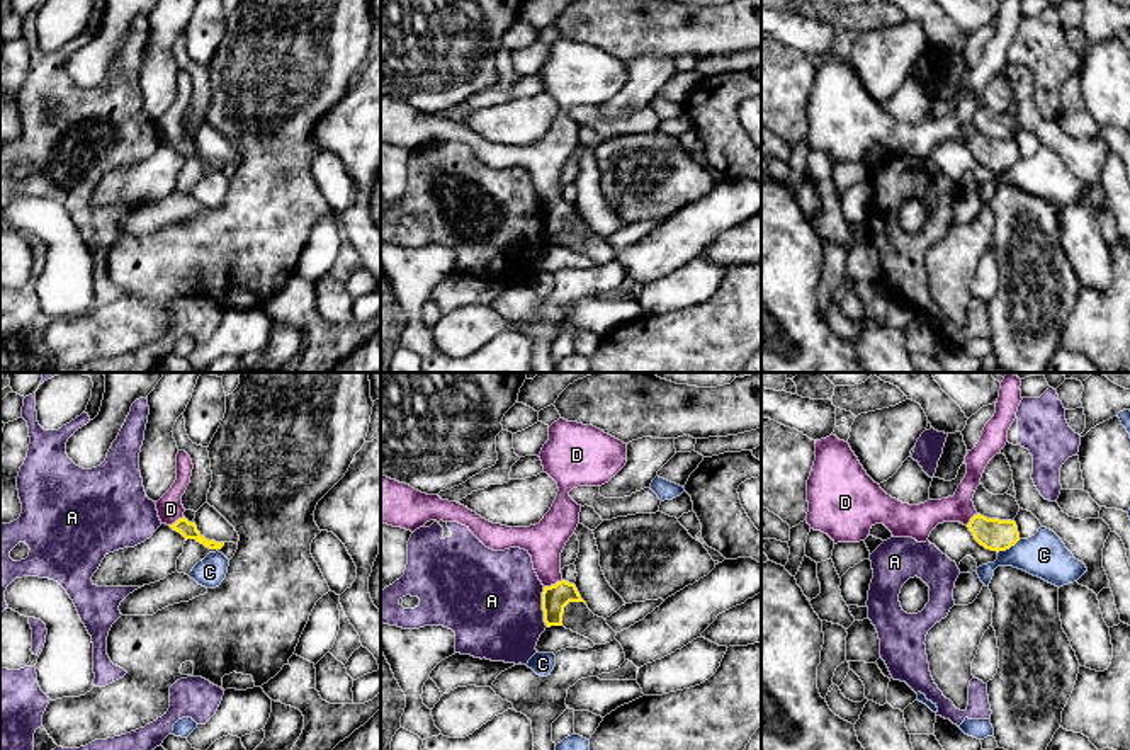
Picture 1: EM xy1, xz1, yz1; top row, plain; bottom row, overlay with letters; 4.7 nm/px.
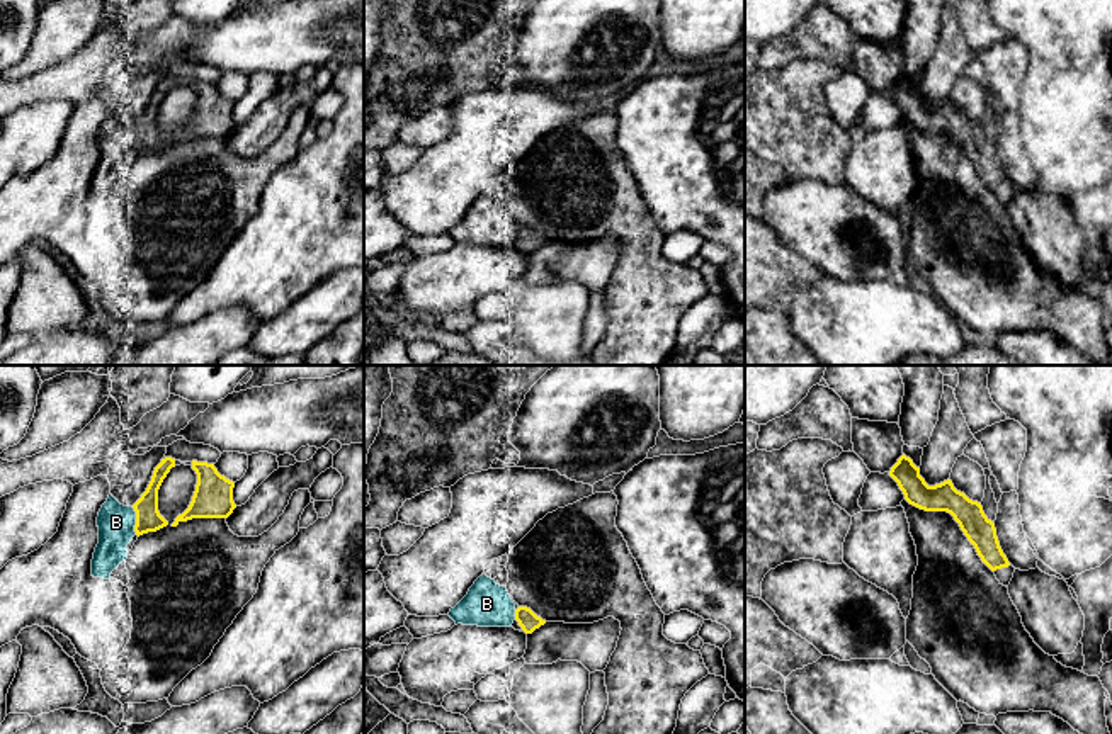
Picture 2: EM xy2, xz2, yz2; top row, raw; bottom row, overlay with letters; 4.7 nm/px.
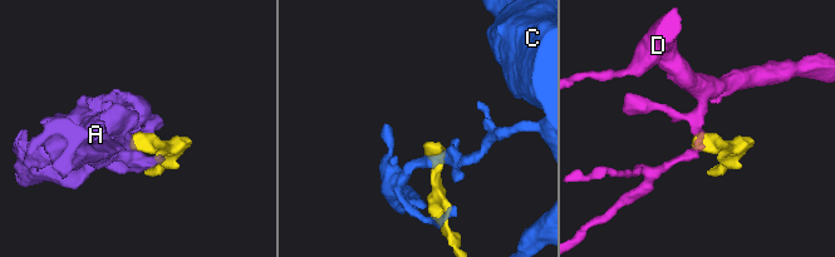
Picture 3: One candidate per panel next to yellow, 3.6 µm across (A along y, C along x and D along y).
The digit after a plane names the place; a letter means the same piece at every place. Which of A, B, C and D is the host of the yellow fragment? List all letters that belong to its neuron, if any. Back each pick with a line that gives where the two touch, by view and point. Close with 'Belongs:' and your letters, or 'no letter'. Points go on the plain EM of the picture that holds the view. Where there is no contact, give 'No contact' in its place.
B: Touches yellow at xy2 (136, 140)
Belongs: B

